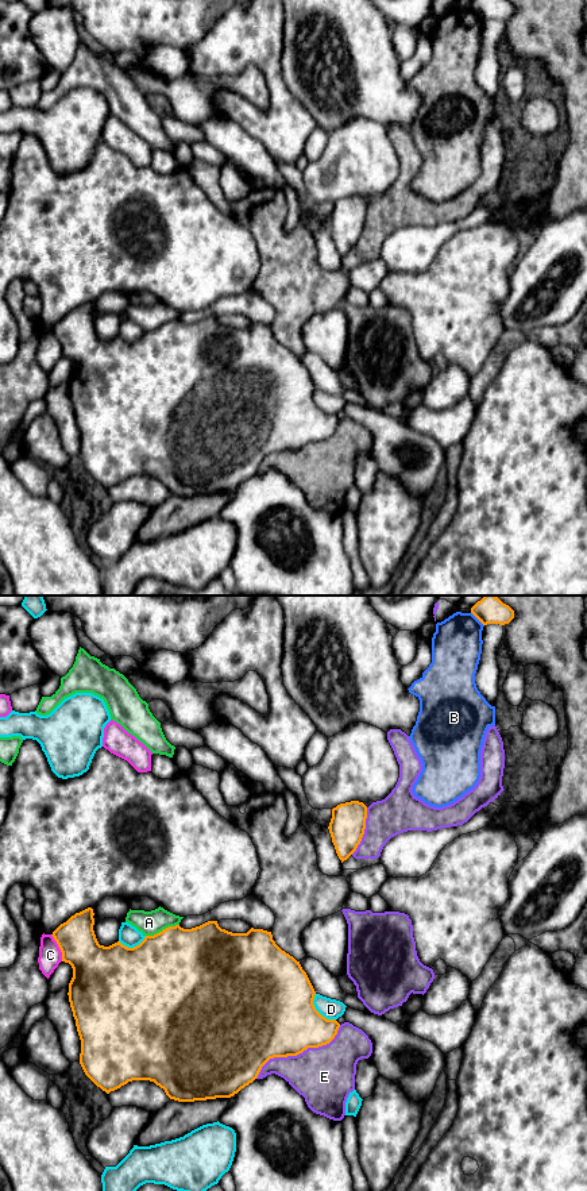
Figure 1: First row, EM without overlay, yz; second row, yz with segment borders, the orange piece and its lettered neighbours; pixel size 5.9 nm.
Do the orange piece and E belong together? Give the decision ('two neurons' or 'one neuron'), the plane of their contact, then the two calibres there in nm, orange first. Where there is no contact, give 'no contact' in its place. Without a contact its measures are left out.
one neuron; meets orange in yz; 460 nm thick on the orange side, 360 nm on the other

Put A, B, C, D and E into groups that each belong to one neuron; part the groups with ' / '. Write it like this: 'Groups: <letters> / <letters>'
Groups: A / B / C / D / E

